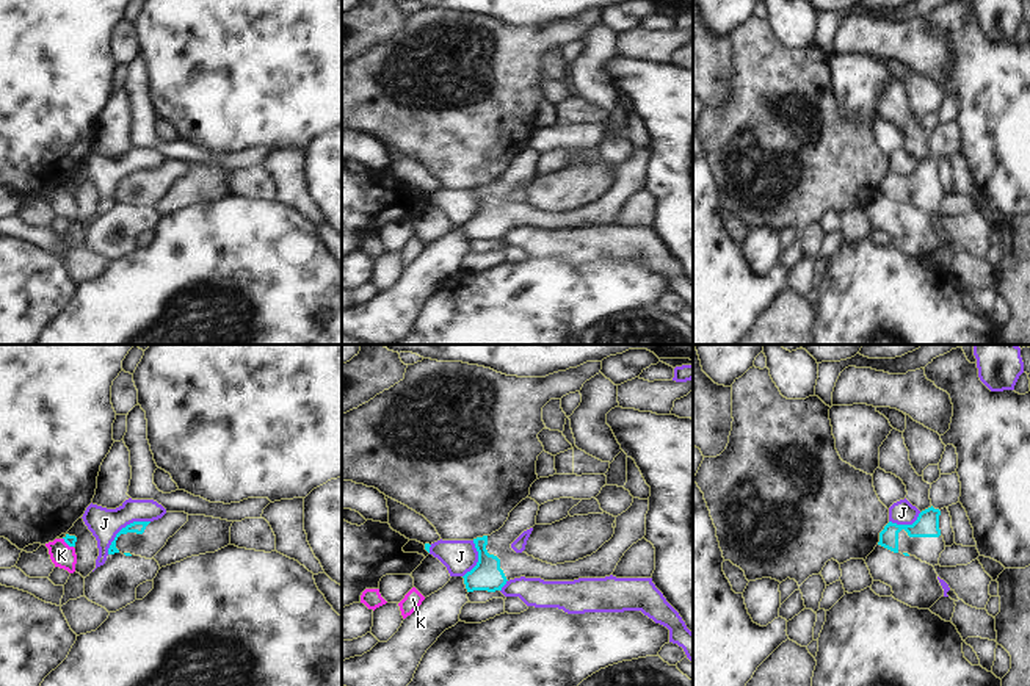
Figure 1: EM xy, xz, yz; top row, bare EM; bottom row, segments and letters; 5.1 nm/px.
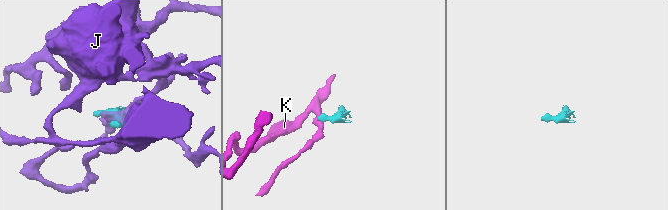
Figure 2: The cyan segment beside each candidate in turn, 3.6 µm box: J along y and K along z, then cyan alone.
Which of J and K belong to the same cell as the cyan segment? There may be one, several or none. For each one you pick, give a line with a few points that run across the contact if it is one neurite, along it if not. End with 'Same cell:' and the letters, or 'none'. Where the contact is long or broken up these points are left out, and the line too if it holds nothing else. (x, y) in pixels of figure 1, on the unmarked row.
Same cell: none

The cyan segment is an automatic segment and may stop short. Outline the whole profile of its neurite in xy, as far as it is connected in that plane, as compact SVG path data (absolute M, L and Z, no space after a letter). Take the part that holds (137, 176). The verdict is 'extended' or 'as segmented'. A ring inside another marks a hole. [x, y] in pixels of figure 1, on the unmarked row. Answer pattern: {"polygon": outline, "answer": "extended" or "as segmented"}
{"polygon": "M166 161L154 171L133 171L116 183L108 204L122 202L152 208L187 171L185 161Z", "answer": "extended"}

